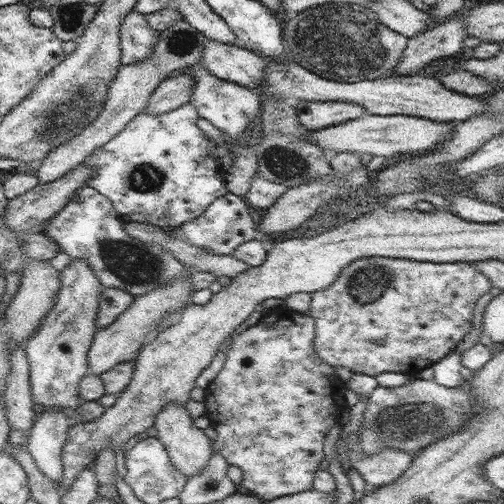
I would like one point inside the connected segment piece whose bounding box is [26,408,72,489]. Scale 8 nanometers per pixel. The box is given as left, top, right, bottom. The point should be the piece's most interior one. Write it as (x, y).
(47, 437)

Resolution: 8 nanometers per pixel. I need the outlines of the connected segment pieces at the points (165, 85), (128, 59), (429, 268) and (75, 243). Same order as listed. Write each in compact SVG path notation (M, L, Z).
M184 70L183 74L163 80L152 93L146 112L161 116L191 102L194 90L194 75Z
M132 10L120 24L120 50L122 65L144 62L152 56L159 31L149 25L146 15Z
M383 256L356 259L345 269L342 269L342 274L338 275L336 282L326 287L323 291L316 291L311 294L311 305L308 313L315 320L316 324L316 337L314 337L316 354L318 354L325 363L330 364L330 366L334 368L343 366L353 372L368 374L368 376L372 377L376 377L381 372L401 372L417 375L424 367L432 366L436 361L442 359L442 357L451 351L454 351L456 346L462 342L462 338L464 338L473 327L472 316L478 298L490 292L490 288L492 287L491 282L474 263L460 261L453 263L420 262L405 258L388 258Z
M87 185L80 188L78 194L82 196L82 202L70 200L62 210L48 220L43 231L60 246L61 251L72 258L86 260L88 266L92 268L94 276L102 282L103 289L120 288L120 290L124 289L128 294L132 294L133 297L142 296L142 294L162 288L164 284L186 274L185 264L167 252L160 244L152 242L147 245L142 240L129 236L123 229L125 220L121 218L107 196Z

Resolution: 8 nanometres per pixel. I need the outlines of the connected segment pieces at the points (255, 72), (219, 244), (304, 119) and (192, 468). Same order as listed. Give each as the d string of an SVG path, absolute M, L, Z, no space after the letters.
M207 39L200 63L220 80L257 90L264 82L267 63L260 54L237 44Z
M228 191L208 205L206 211L202 212L194 220L184 222L176 227L169 228L169 236L181 239L190 245L207 249L216 255L232 255L238 246L254 240L257 236L255 224L250 216L249 204L241 196Z
M300 100L295 114L302 130L318 131L358 119L364 116L365 112L353 102Z
M168 404L164 410L161 410L156 415L153 426L157 428L157 437L164 445L164 448L166 448L170 456L170 462L174 464L174 468L178 472L182 472L188 479L204 472L204 466L208 464L211 454L215 452L214 445L208 436L206 436L204 430L194 425L194 419L190 416L185 405Z

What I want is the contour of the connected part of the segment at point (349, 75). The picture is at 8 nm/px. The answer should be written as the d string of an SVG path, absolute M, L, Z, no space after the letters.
M330 2L290 15L283 26L283 36L294 63L326 80L345 83L389 77L409 41L407 36L382 24L370 7Z

